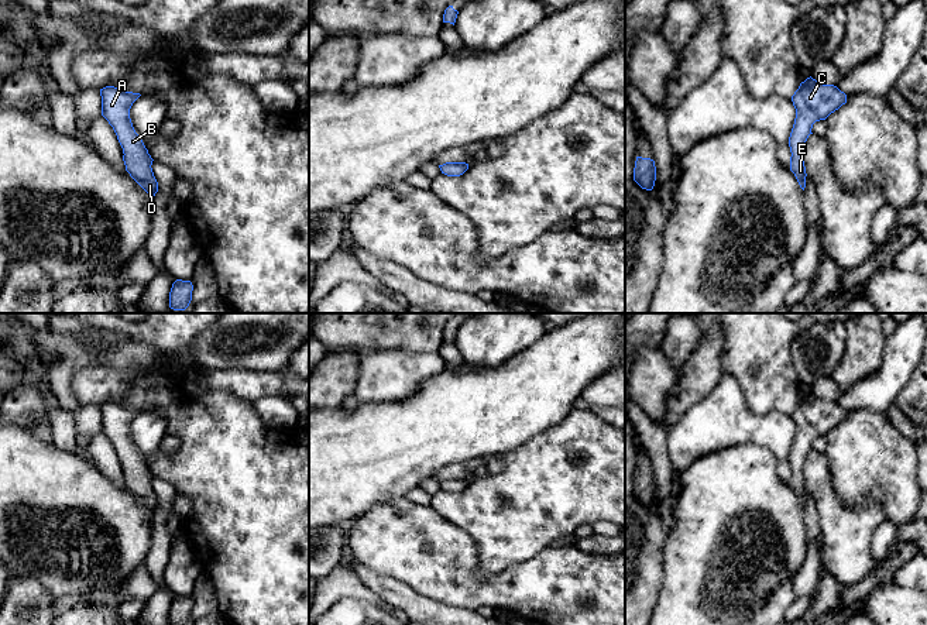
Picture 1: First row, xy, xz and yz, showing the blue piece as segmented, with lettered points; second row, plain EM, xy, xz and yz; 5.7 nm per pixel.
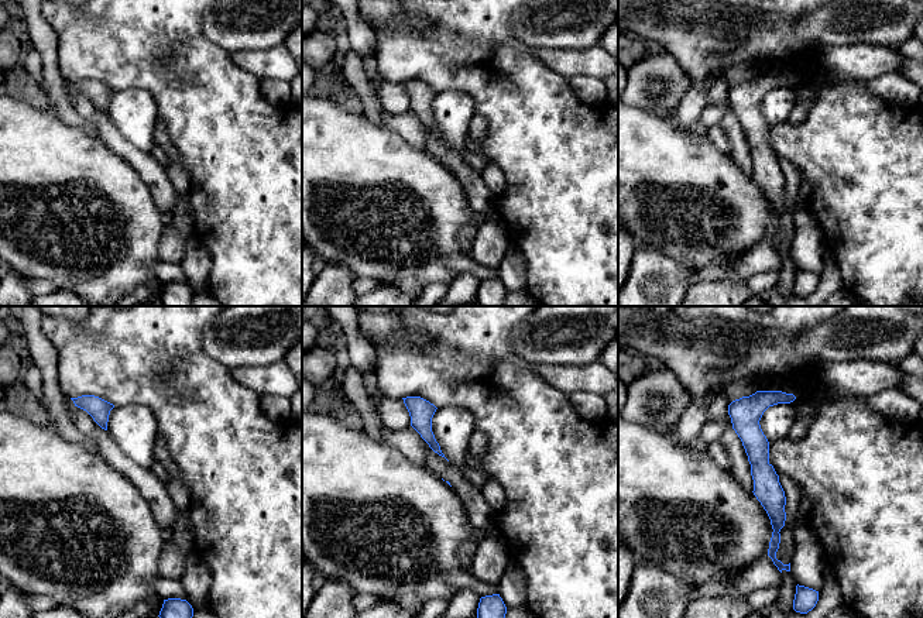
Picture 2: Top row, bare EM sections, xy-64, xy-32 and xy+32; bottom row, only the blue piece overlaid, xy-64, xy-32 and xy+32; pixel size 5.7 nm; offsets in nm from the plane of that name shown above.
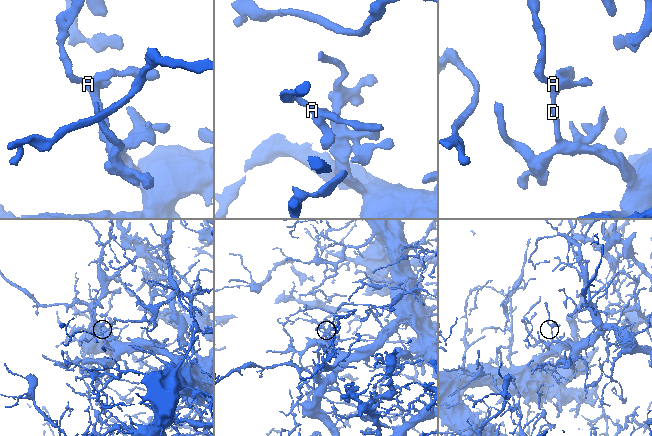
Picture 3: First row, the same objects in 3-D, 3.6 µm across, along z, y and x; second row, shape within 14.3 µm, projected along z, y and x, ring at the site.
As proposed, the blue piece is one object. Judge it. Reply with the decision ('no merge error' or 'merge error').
no merge error

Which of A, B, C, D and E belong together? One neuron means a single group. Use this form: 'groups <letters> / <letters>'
groups A B C D E

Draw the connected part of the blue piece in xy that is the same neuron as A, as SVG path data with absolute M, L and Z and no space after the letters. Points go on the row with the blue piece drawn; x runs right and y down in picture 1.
M106 86L100 89L102 116L113 127L123 148L123 161L130 176L154 199L158 192L158 182L152 172L152 158L143 140L135 133L130 109L141 96L140 93L126 92L120 87Z

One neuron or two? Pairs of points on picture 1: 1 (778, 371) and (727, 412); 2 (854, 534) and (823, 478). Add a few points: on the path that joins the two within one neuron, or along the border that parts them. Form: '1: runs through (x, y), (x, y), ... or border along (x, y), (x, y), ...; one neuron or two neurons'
1: border along (725, 373), (754, 414), (775, 411); two neurons
2: runs through (840, 519), (831, 511), (823, 493); one neuron

